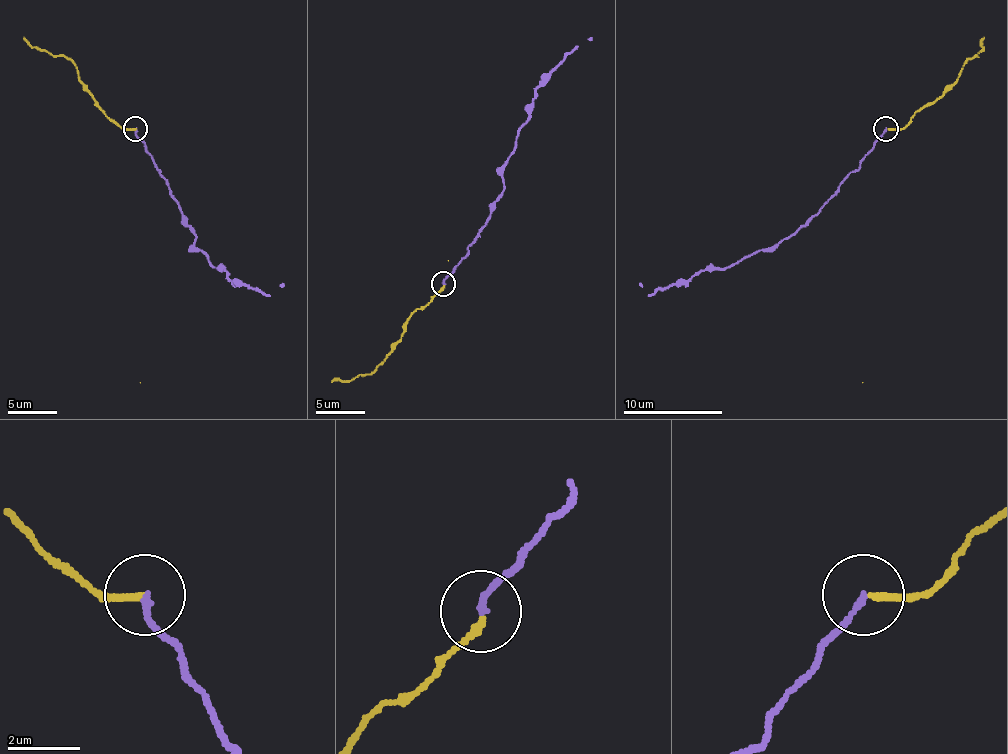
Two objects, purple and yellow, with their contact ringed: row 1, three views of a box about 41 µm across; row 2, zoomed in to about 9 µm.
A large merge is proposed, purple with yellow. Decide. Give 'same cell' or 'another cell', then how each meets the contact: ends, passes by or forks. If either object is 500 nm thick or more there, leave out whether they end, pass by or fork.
same cell | purple ends | yellow ends

